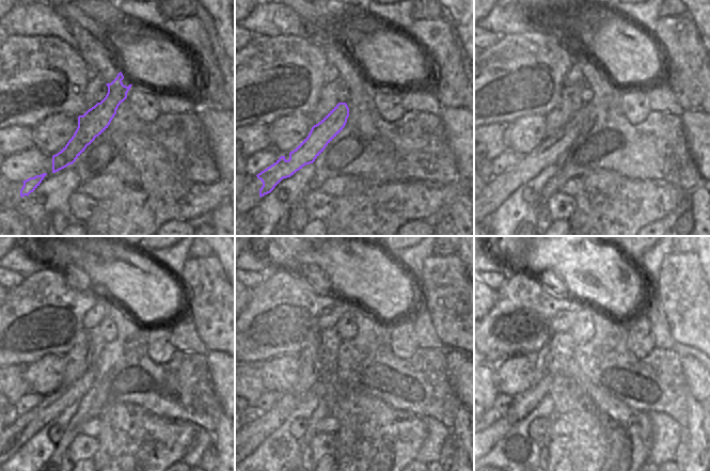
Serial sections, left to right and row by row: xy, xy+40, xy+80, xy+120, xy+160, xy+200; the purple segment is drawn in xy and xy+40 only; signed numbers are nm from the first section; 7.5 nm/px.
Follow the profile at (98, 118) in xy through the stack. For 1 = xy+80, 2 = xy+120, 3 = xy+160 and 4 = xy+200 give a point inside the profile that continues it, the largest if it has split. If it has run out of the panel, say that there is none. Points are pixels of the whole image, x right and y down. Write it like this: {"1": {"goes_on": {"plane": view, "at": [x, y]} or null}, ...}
{"1": {"goes_on": {"plane": "xy+80", "at": [547, 153]}}, "2": {"goes_on": {"plane": "xy+120", "at": [66, 394]}}, "3": {"goes_on": {"plane": "xy+160", "at": [267, 421]}}, "4": {"goes_on": {"plane": "xy+200", "at": [505, 425]}}}

